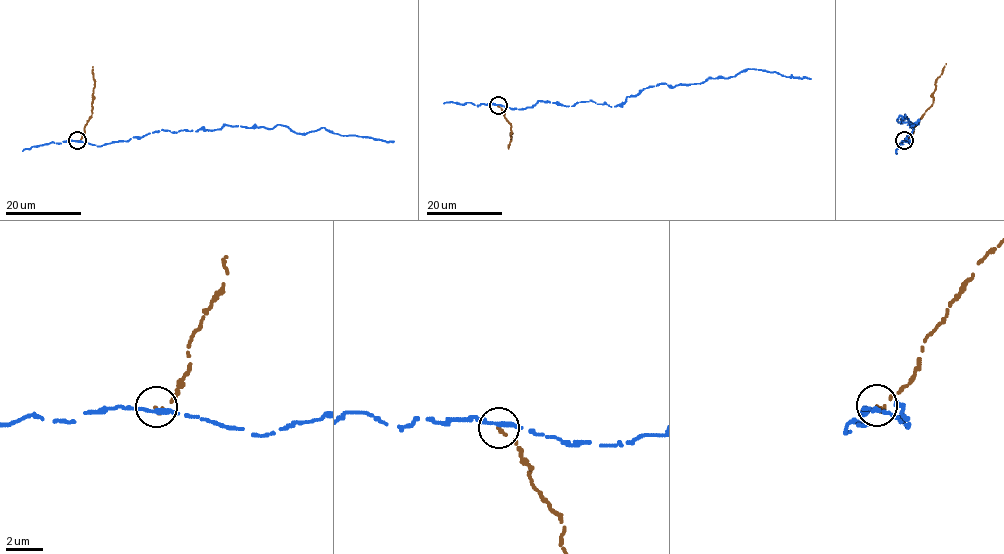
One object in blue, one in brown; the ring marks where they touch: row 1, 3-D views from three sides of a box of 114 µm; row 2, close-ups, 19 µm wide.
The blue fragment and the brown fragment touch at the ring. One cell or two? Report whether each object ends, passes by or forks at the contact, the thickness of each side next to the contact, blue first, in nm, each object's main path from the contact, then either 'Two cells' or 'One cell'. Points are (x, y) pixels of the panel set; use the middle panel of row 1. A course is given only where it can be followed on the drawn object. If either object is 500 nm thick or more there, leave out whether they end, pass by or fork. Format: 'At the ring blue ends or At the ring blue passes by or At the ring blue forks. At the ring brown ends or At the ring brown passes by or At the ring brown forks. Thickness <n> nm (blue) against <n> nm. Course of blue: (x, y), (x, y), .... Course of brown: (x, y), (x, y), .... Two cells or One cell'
At the ring blue ends. At the ring brown ends. Thickness 320 nm (blue) against 200 nm. Course of blue: (498, 105), (592, 101), (616, 106), (660, 83), (700, 84), (748, 68), (811, 79). Course of brown: (498, 105), (511, 126), (508, 149). Two cells

